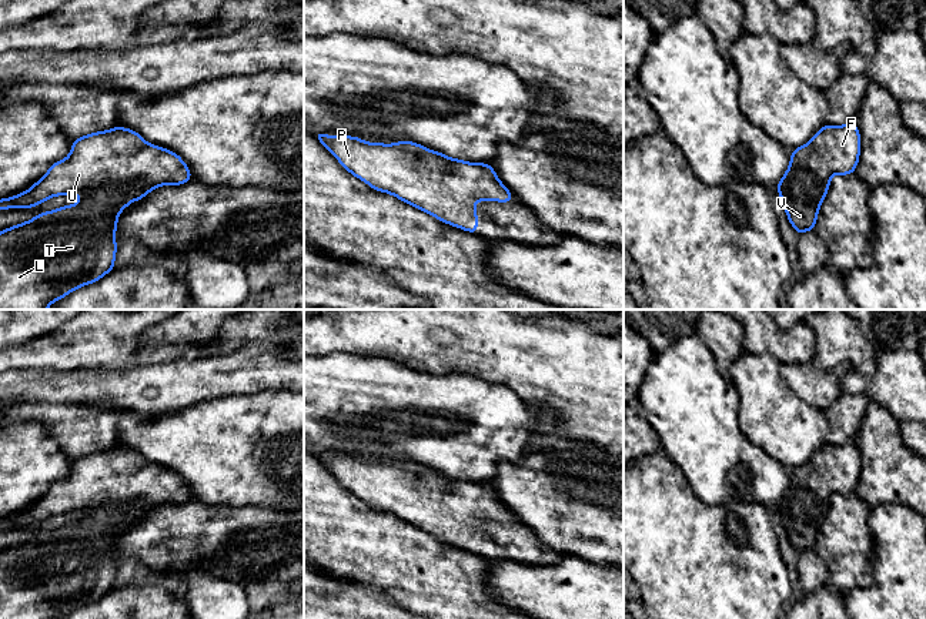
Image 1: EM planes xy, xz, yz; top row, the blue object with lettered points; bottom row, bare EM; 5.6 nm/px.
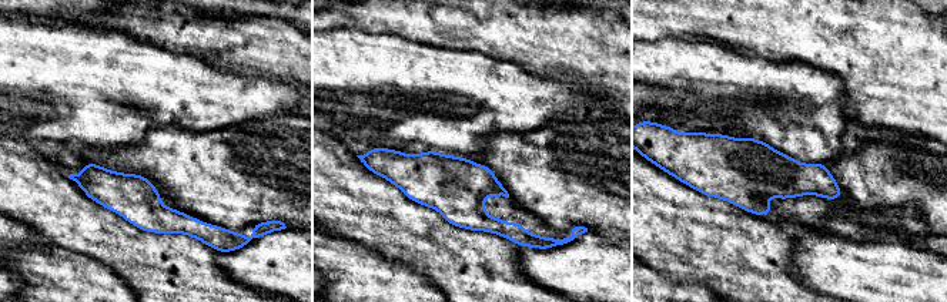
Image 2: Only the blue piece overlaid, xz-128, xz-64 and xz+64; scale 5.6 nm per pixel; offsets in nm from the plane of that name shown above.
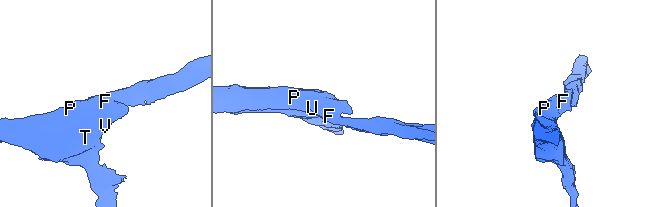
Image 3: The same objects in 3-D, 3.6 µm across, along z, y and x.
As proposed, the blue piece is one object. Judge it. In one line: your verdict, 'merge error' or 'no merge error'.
no merge error

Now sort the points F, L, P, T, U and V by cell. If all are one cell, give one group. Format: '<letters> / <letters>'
F L P T U V

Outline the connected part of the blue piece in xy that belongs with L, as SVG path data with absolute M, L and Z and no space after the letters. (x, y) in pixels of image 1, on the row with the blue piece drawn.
M113 127L73 140L70 154L53 163L27 191L0 200L0 210L33 208L57 195L84 197L74 205L40 213L0 231L0 310L47 310L53 302L114 270L120 213L160 185L193 178L183 158L147 143L137 131Z

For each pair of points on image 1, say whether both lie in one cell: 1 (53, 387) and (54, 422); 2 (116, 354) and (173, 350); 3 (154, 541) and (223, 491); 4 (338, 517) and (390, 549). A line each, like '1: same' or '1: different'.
1: different
2: same
3: different
4: same

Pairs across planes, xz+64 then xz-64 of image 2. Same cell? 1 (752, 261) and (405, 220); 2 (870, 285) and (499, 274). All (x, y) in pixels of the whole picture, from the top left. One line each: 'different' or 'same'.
1: same
2: different

